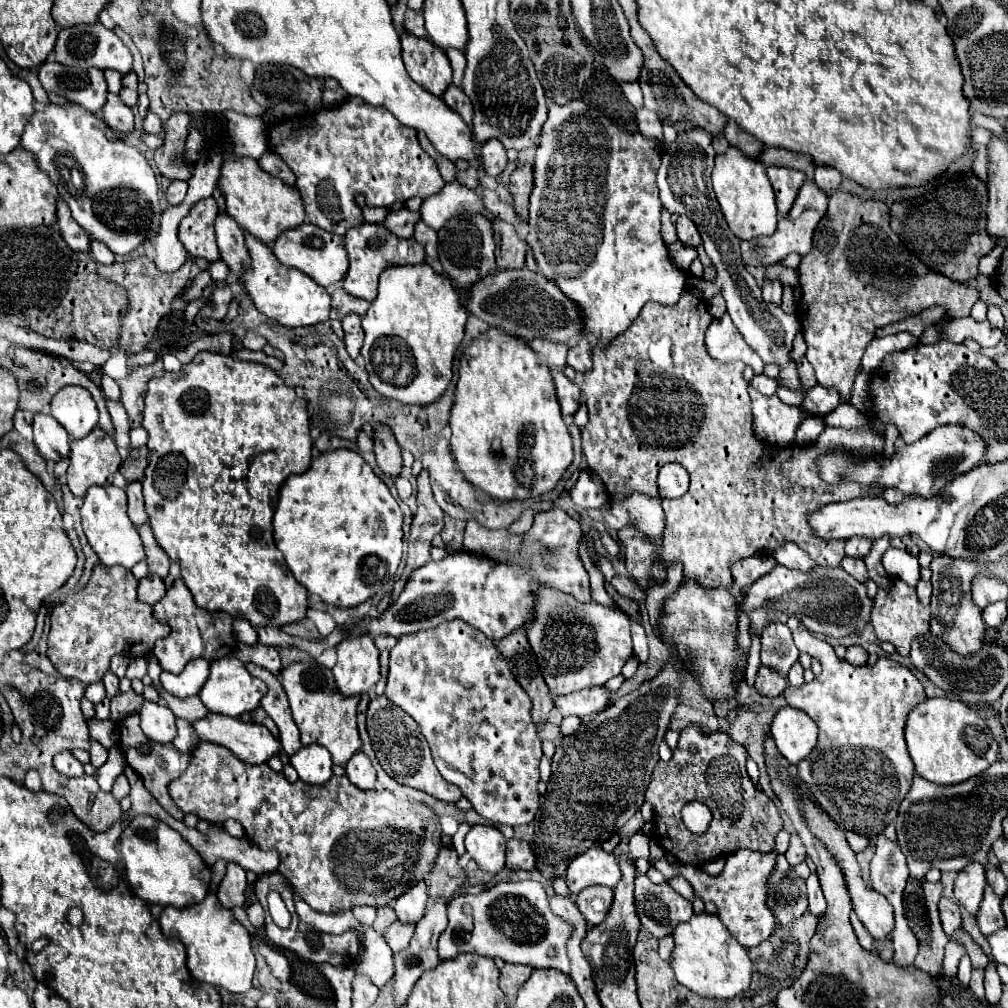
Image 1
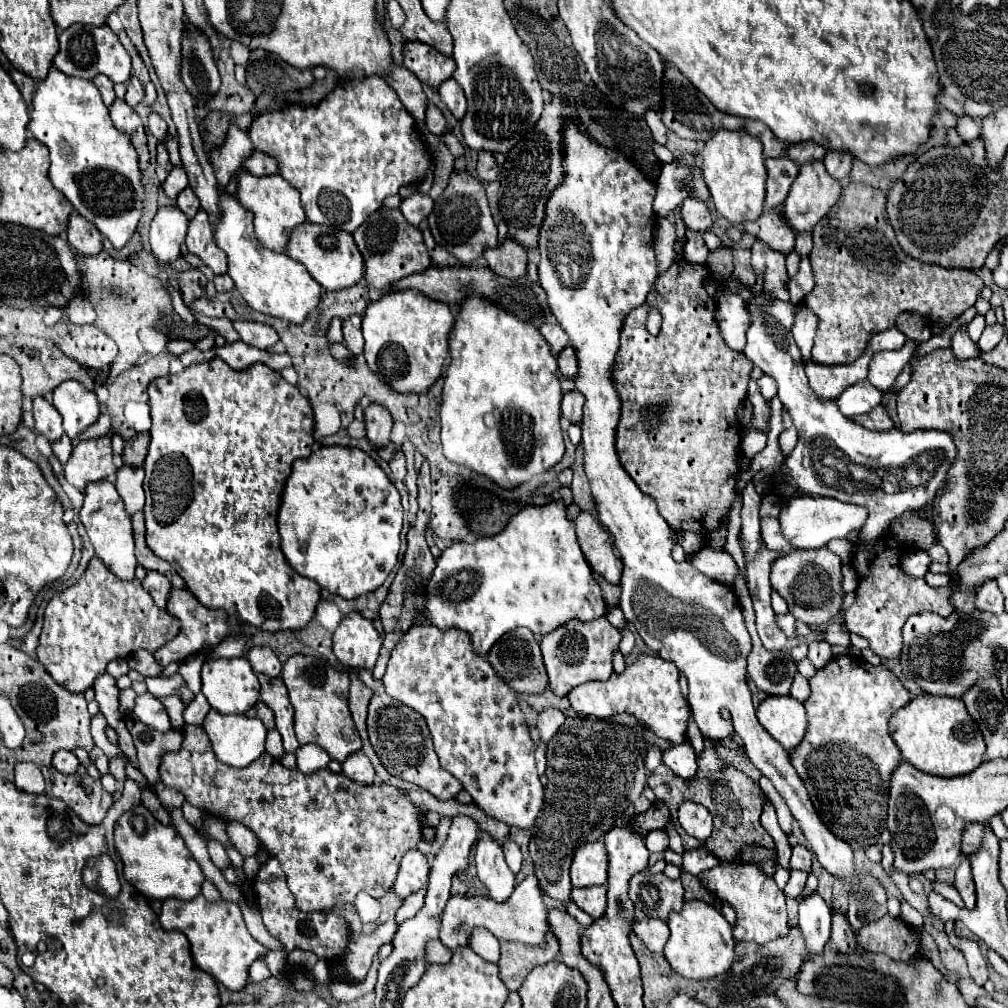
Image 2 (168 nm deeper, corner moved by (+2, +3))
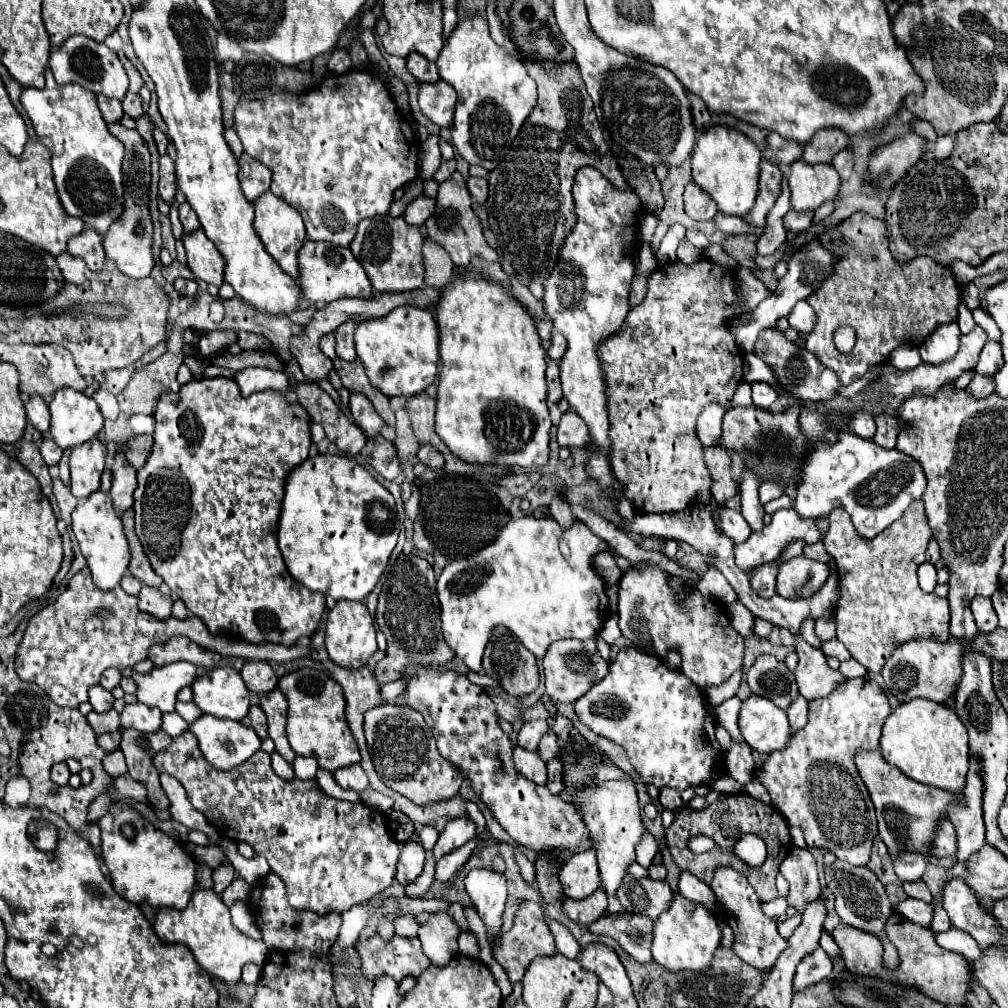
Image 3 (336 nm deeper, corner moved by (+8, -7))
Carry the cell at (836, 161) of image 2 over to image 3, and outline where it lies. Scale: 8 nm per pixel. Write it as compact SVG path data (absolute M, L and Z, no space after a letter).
M840 150L840 154L836 154L836 158L832 160L832 166L836 168L836 172L840 174L842 180L848 180L850 174L852 174L852 166L854 166L852 154L846 152L846 150Z

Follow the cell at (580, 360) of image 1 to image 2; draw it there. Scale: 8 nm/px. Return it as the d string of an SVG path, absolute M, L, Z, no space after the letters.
M566 346L558 356L558 368L560 368L560 374L562 376L566 376L566 378L574 378L578 372L578 360L576 360L576 356L574 356L574 348L570 348L570 346Z

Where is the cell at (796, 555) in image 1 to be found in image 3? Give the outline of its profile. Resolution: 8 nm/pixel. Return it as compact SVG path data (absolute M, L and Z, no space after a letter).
M744 464L744 472L740 478L740 504L742 504L740 512L754 532L764 528L764 506L758 498L758 486L760 482L756 474L748 464Z

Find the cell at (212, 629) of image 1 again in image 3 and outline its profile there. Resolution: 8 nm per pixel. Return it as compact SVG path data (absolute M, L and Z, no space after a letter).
M174 636L160 646L150 646L148 656L156 666L166 666L166 664L172 664L178 660L186 660L186 662L192 662L192 664L204 666L204 668L214 668L222 658L216 652L196 646L192 640L188 640L184 636Z

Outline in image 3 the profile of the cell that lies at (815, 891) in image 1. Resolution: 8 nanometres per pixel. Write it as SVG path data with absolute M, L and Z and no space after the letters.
M816 948L812 954L808 954L808 958L802 958L802 962L796 968L796 976L794 976L794 986L798 990L822 982L826 978L832 976L832 960L828 958L828 954L822 948Z

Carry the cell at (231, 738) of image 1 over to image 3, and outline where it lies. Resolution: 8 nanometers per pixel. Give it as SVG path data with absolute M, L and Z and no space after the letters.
M202 714L188 730L198 738L204 758L220 772L244 764L256 750L260 750L260 738L254 730L234 720Z

